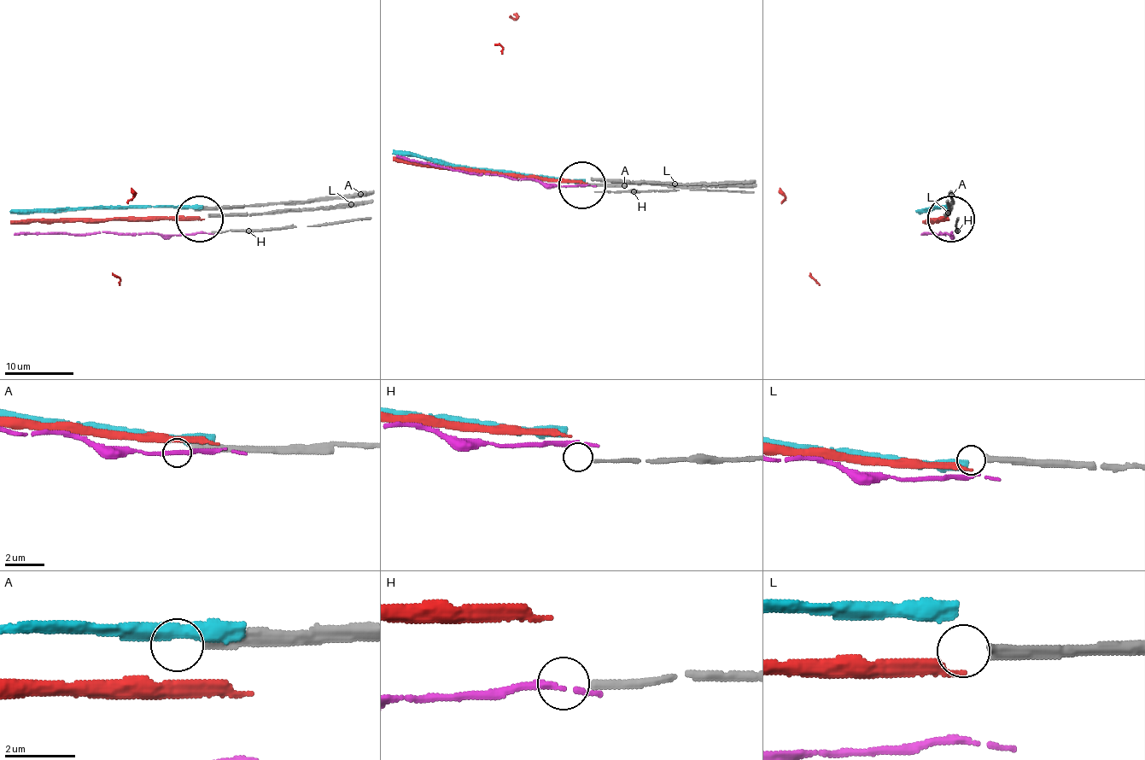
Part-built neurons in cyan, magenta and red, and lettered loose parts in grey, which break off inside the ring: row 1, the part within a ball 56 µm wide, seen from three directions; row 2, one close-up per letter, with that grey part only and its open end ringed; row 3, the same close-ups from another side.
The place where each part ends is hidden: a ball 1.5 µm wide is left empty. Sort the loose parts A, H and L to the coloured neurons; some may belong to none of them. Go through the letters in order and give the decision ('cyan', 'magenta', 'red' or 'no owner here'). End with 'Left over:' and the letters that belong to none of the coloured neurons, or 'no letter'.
A: no owner here
H: no owner here
L: no owner here
Left over: A, H, L

